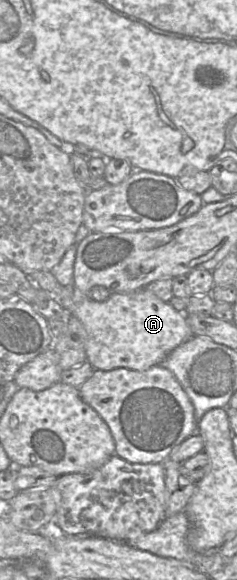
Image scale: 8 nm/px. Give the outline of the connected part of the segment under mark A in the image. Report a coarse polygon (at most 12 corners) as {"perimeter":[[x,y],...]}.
{"perimeter":[[30,278],[86,331],[94,369],[147,370],[194,335],[147,288],[98,302]]}

